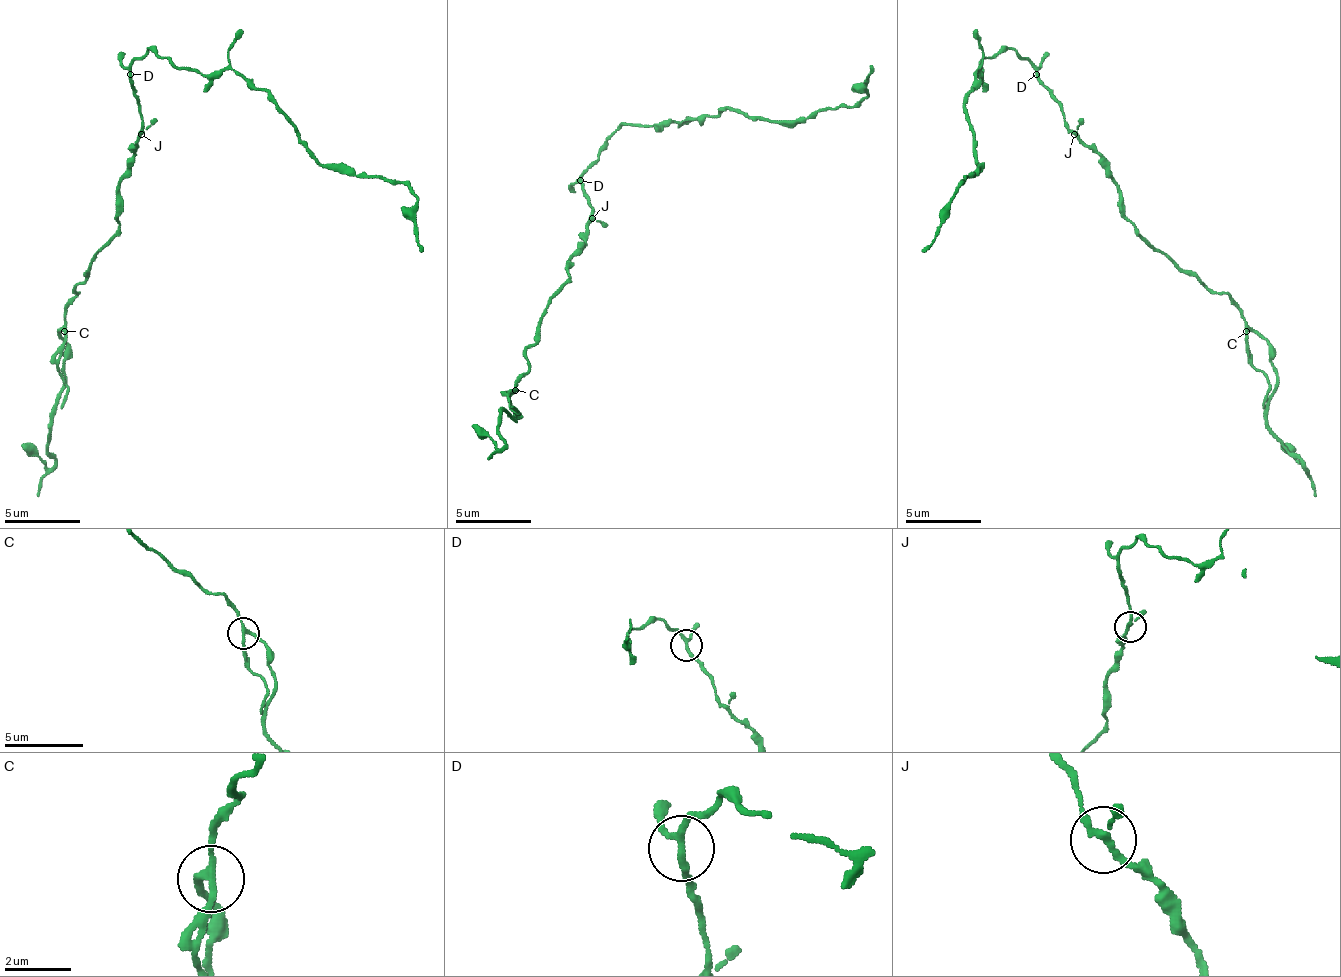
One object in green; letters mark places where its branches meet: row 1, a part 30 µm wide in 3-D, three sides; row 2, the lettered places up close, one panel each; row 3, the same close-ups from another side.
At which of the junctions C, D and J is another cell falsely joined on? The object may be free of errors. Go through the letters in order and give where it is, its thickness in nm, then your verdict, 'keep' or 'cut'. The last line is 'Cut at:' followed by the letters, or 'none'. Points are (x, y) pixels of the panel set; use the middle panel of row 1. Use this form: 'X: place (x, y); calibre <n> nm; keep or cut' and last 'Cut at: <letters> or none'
C: place (515, 390); calibre 190 nm; cut
D: place (580, 180); calibre 180 nm; keep
J: place (592, 218); calibre 180 nm; keep
Cut at: C

